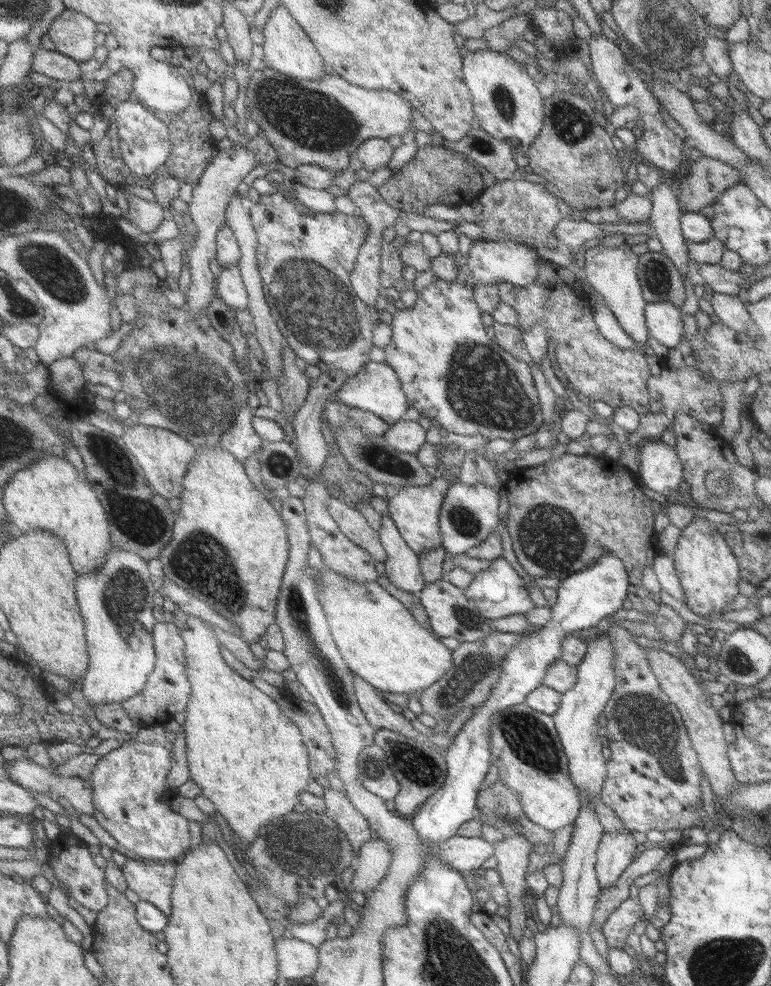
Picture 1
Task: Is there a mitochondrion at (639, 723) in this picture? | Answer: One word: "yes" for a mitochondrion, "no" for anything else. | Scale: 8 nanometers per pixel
yes

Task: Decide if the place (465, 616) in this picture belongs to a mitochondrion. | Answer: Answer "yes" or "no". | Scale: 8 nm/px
yes

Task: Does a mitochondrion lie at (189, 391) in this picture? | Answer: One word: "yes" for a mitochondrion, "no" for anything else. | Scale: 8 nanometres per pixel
yes

